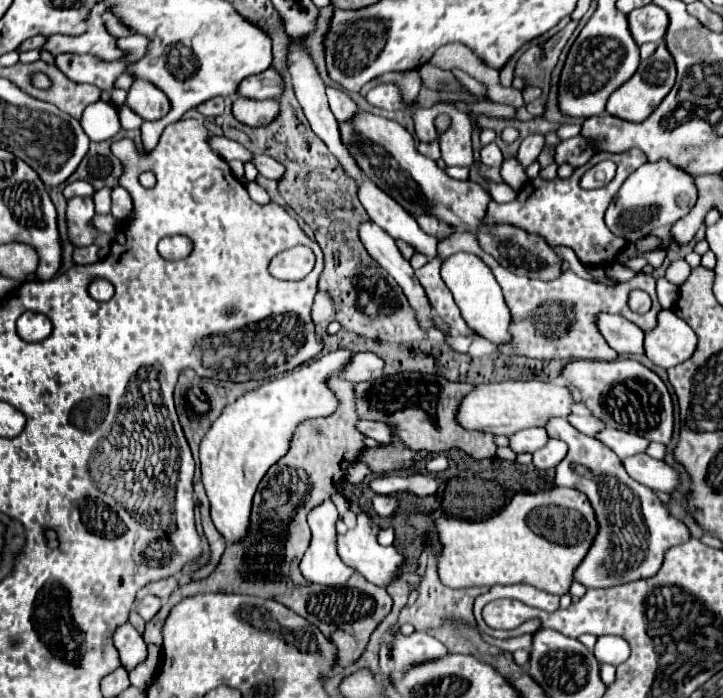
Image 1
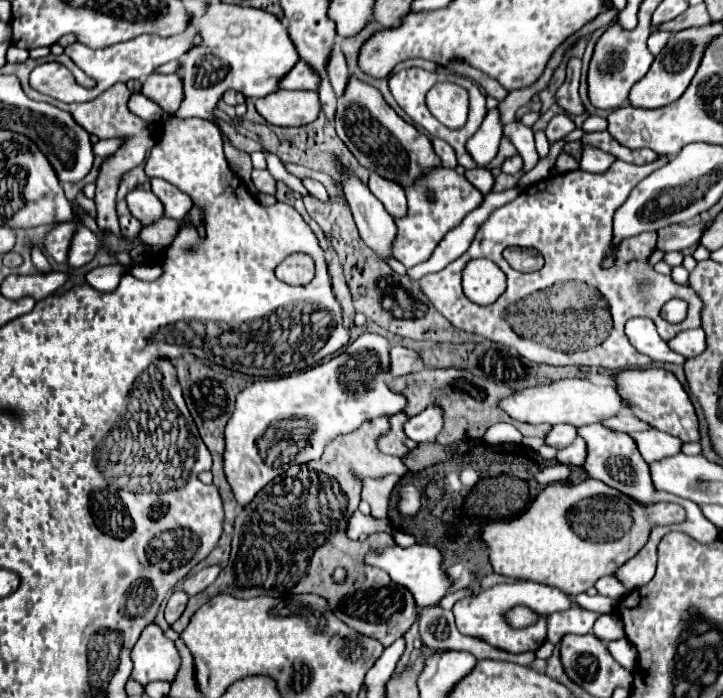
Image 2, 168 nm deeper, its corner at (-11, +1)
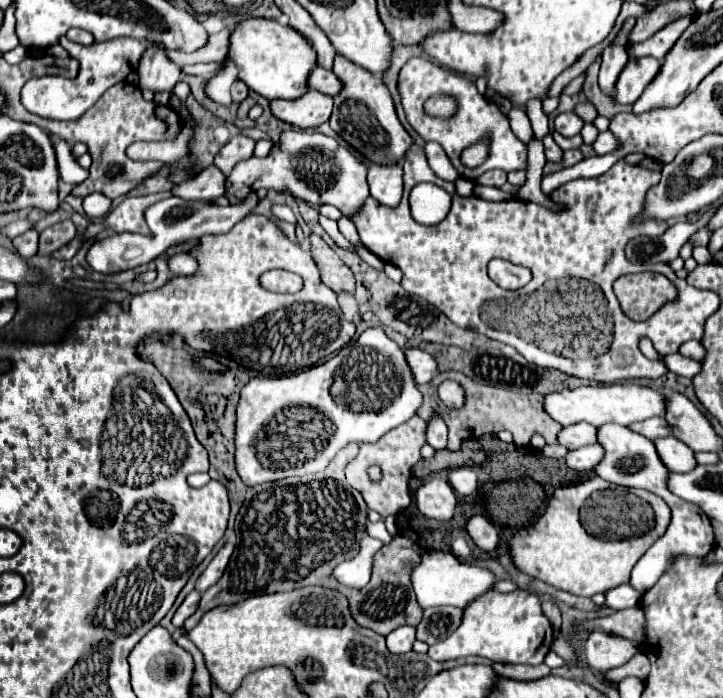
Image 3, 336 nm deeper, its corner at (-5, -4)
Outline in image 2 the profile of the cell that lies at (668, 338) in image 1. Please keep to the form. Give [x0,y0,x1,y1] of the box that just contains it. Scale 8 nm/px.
[668,327,706,359]

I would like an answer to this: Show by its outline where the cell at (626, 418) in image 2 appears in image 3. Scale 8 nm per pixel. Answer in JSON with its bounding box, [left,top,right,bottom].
[630,418,672,440]

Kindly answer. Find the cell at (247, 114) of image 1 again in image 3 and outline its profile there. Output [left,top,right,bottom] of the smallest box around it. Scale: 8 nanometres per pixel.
[272,90,334,128]

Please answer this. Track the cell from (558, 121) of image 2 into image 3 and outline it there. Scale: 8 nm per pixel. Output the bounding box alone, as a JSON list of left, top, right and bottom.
[554,112,584,136]

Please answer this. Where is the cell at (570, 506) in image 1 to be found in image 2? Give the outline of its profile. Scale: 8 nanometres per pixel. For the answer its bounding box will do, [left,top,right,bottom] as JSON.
[480,479,686,595]

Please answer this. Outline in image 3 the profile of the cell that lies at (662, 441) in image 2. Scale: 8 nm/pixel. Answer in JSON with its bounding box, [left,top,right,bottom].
[654,436,696,472]

